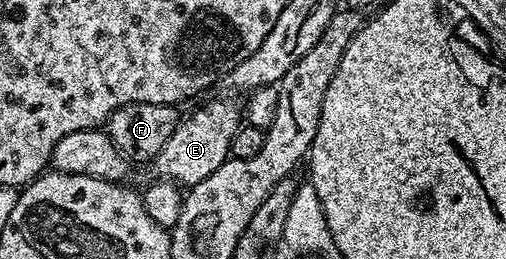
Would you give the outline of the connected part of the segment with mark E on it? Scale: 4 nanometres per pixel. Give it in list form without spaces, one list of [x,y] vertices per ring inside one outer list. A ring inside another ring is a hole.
[[[217,100],[201,107],[191,119],[184,119],[153,161],[162,179],[190,188],[222,167],[230,157],[230,142],[243,124],[242,109]]]

